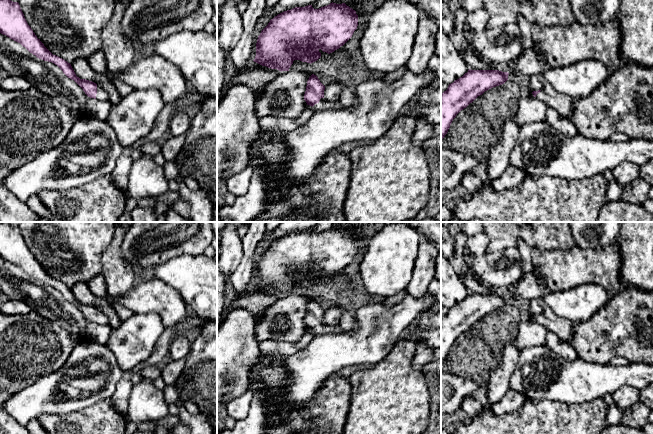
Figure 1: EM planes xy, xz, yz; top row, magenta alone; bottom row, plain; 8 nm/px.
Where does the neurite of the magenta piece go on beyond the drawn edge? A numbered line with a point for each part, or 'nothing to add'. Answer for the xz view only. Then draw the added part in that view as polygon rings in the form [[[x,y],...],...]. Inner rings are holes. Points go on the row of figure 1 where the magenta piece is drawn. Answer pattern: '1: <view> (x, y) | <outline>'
1: xz (323, 104) | [[[321,98],[320,101],[313,106],[316,111],[330,109],[336,107],[336,103],[330,103],[325,98]]]

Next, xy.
1: xy (101, 95) | [[[97,85],[97,94],[96,94],[96,99],[100,101],[109,101],[108,94],[105,92],[105,90]]]

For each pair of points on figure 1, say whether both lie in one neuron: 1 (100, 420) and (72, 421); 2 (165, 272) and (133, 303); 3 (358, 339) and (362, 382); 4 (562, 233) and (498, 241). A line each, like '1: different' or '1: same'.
1: same
2: different
3: different
4: same

